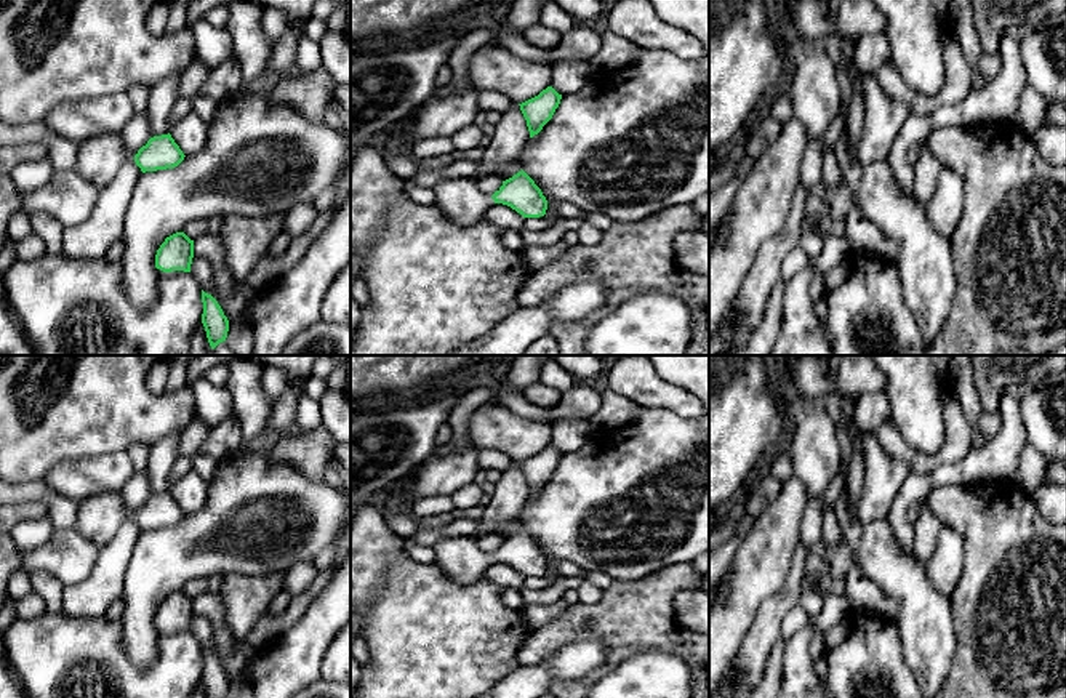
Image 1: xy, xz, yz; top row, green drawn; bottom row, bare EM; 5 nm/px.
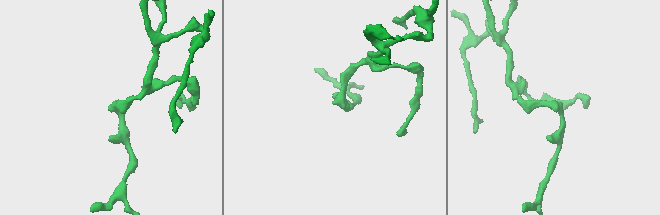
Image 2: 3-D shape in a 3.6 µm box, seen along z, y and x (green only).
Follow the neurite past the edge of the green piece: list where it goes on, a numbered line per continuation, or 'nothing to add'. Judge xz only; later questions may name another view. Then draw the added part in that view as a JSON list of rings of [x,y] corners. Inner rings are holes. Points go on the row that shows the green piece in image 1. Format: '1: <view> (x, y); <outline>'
1: xz (460, 199); [[[445,178],[432,187],[435,207],[458,227],[477,224],[487,210],[495,203],[472,178]]]

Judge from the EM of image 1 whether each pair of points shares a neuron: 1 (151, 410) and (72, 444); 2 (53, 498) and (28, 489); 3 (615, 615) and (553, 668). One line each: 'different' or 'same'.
1: same
2: same
3: different

